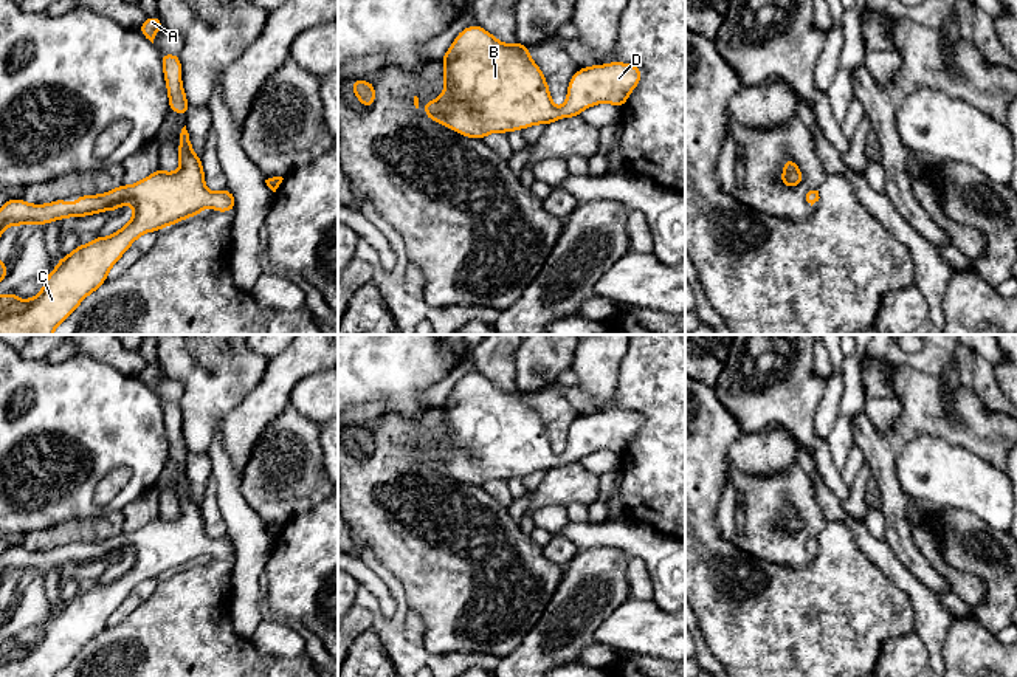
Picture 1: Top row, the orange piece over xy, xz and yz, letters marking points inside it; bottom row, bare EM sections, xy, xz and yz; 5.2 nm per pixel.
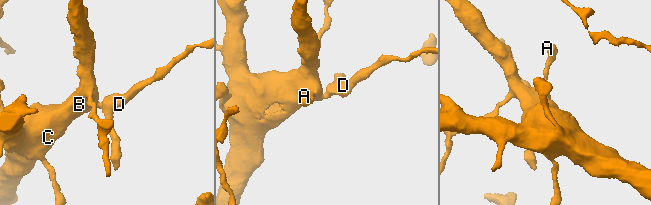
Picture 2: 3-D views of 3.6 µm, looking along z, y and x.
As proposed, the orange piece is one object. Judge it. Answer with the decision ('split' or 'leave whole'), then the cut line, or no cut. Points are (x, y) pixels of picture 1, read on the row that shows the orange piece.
leave whole; no cut

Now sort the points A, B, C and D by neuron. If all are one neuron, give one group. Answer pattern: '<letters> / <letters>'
A B C D

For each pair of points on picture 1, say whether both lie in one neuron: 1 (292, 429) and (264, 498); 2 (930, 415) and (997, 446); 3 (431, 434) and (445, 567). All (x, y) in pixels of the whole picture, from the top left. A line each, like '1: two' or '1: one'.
1: one
2: one
3: one

